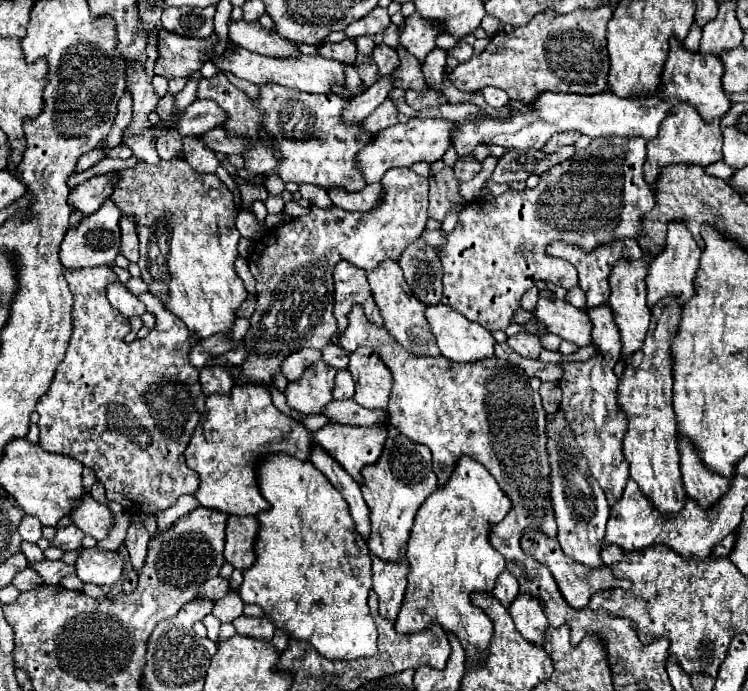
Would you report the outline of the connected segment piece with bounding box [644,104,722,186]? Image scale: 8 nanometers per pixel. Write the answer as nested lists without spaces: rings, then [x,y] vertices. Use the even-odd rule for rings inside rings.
[[[676,104],[672,112],[662,120],[656,140],[648,142],[648,158],[644,164],[644,178],[652,186],[660,174],[660,168],[670,164],[698,164],[708,166],[722,160],[722,136],[720,120],[704,122],[692,104]]]

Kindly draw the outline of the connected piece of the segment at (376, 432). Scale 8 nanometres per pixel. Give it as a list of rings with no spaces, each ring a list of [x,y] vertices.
[[[328,422],[314,432],[314,440],[358,482],[362,482],[360,470],[380,458],[386,436],[388,422],[380,424],[380,428],[356,428]]]

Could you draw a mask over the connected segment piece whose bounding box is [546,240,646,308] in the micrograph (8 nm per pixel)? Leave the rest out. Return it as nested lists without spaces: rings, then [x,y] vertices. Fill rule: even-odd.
[[[614,240],[612,244],[602,244],[600,248],[594,248],[592,252],[584,252],[578,244],[552,242],[552,244],[548,244],[546,252],[548,252],[548,256],[554,256],[554,258],[566,258],[578,270],[580,288],[586,294],[588,308],[600,306],[608,300],[608,272],[618,260],[622,260],[622,258],[644,258],[646,256],[636,240]]]

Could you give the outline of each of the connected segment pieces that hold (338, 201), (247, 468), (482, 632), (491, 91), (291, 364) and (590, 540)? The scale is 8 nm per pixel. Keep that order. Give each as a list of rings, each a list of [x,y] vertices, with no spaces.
[[[370,184],[360,192],[344,192],[342,188],[332,188],[332,192],[328,192],[328,196],[342,210],[370,212],[378,204],[380,192],[382,192],[380,184]]]
[[[236,384],[232,386],[232,392],[228,396],[212,394],[206,398],[206,416],[196,426],[190,444],[184,452],[188,468],[192,468],[200,476],[200,488],[196,490],[194,498],[200,506],[218,510],[224,514],[236,514],[236,516],[248,516],[248,514],[260,514],[270,508],[270,504],[262,498],[258,486],[256,486],[256,474],[254,474],[254,458],[264,454],[264,448],[270,452],[274,450],[272,444],[268,444],[268,430],[280,430],[282,438],[294,436],[292,442],[292,456],[300,460],[310,458],[310,432],[298,424],[296,420],[284,416],[274,404],[266,388],[260,388],[256,384]]]
[[[468,456],[456,462],[456,468],[442,488],[432,492],[432,496],[422,504],[416,514],[416,522],[410,530],[410,538],[406,544],[406,558],[408,558],[408,588],[398,618],[396,618],[396,632],[414,632],[428,628],[430,622],[438,622],[442,628],[452,630],[458,640],[462,642],[468,660],[476,662],[486,656],[488,644],[492,640],[492,620],[484,614],[484,610],[472,606],[470,594],[472,592],[492,592],[498,574],[504,570],[506,560],[504,556],[490,544],[490,528],[498,524],[512,508],[508,496],[500,490],[494,476],[476,460]]]
[[[486,86],[486,88],[482,90],[482,94],[484,94],[488,106],[492,106],[492,108],[502,108],[502,106],[508,104],[508,94],[506,94],[504,90],[500,90],[500,88]]]
[[[302,348],[300,352],[294,352],[292,356],[288,356],[288,360],[284,360],[284,364],[280,366],[282,368],[282,374],[292,382],[292,380],[298,380],[302,376],[302,372],[316,360],[320,360],[320,350],[314,350],[314,348]]]
[[[558,410],[552,414],[552,422],[546,424],[546,440],[548,440],[548,462],[552,464],[552,480],[550,480],[550,500],[554,508],[554,518],[558,524],[558,542],[570,558],[576,562],[598,568],[604,566],[600,558],[600,544],[604,540],[606,522],[610,516],[610,504],[598,486],[596,478],[588,470],[588,460],[584,460],[580,446],[576,444],[572,428],[564,420],[564,412]]]

